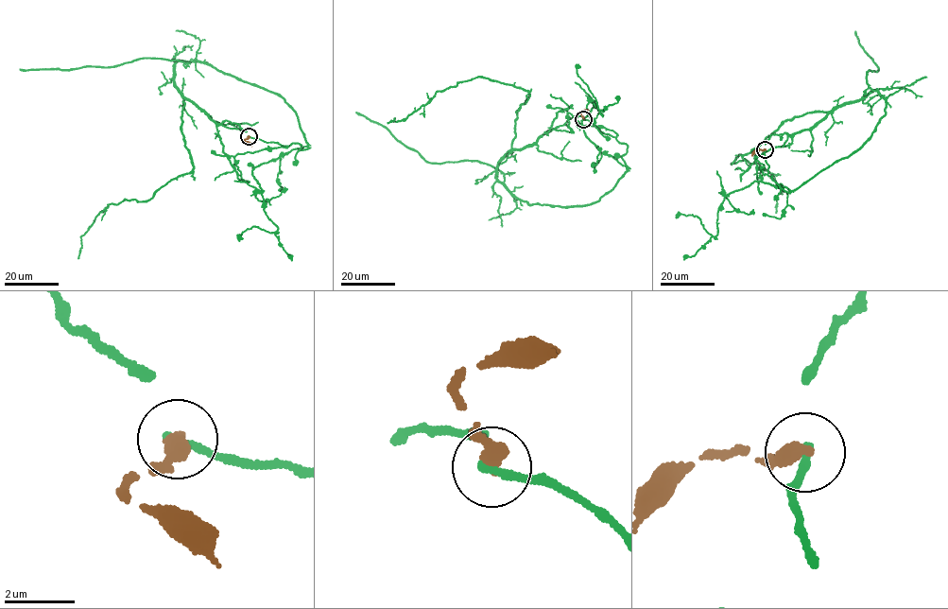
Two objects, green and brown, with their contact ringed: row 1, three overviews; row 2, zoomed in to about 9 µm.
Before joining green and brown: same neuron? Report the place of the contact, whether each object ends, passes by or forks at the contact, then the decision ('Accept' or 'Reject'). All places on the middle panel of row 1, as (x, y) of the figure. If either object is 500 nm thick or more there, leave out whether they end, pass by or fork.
Place: (583, 119). At the ring green ends. At the ring brown ends. Reject

